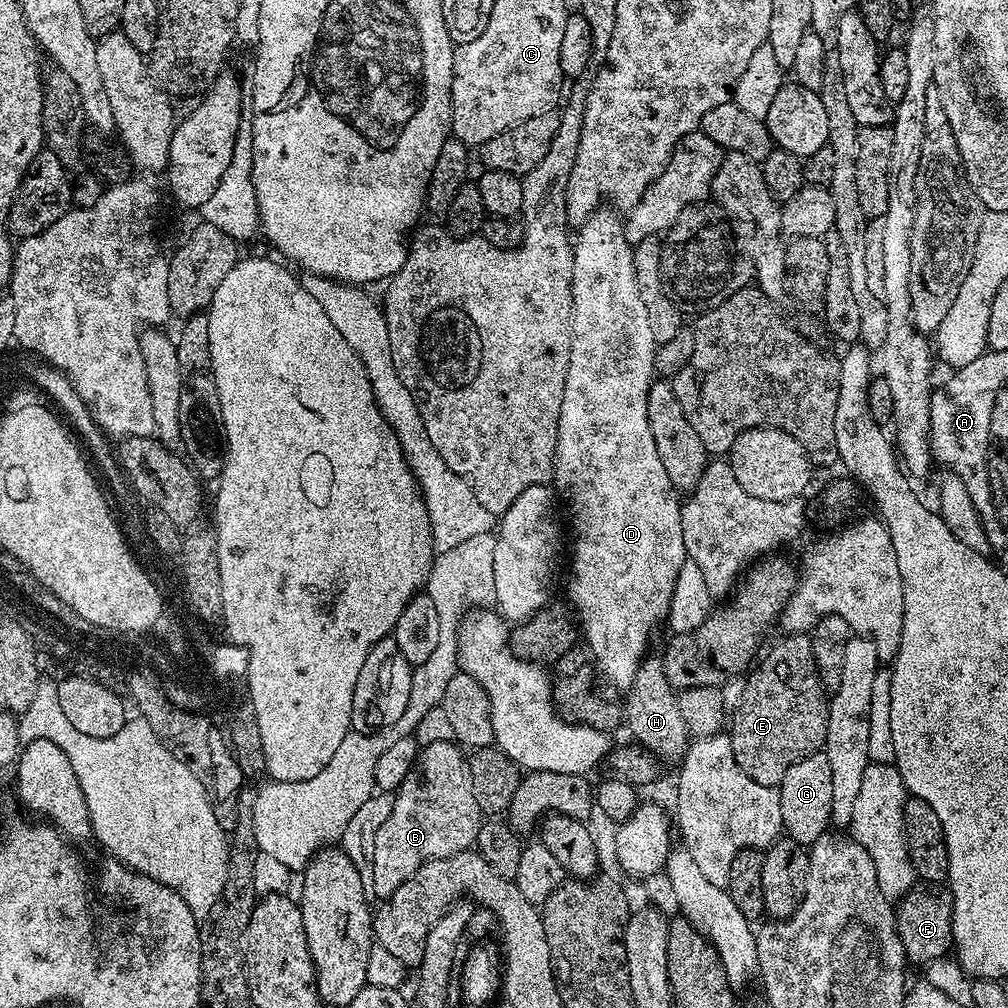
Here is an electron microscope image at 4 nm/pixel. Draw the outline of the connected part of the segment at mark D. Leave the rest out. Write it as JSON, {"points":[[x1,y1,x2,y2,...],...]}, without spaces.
{"points":[[601,206,579,225,574,236,574,278,572,279,572,341,570,342,570,366,566,370,566,386,562,394,562,410,558,418,558,438,556,439,556,459,552,461,552,479,557,497,564,499,568,512,572,515,572,536,576,541,572,544,572,577,568,580,567,603,574,609,582,640,588,643,592,651,591,659,595,667,600,668,612,679,612,684,620,690,627,690,634,682,634,674,648,648,648,635,655,630,656,624,663,625,668,619,670,602,674,598,674,582,678,578,678,570,682,570,686,559,682,542,681,501,666,474,666,466,662,466,662,458,658,458,658,449,654,446,654,436,650,434,650,422,646,402,648,390,654,382,656,370,657,343,650,330,650,318,646,314,646,302,638,294,638,286,634,278,634,262,632,261,633,245,624,236,624,224,621,217,611,207]]}

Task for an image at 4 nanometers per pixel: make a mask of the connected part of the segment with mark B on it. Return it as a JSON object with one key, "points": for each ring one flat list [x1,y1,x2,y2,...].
{"points":[[451,739,448,740,436,740,425,748,423,745,410,774,406,774,394,793,390,818,379,827,378,834,374,837,373,872,370,875,370,892,373,897,387,898,426,862,467,852,476,843,482,813,472,793,472,784,468,781,468,761,465,753]]}

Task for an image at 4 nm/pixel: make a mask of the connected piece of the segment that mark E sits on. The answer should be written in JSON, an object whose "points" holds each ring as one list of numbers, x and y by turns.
{"points":[[811,635,781,637,768,653,763,653,764,661,762,656,747,673,748,685,741,690,736,709,730,712,730,735,738,766,754,782,771,788,782,782,794,762,823,749,828,729,829,697,814,666]]}

